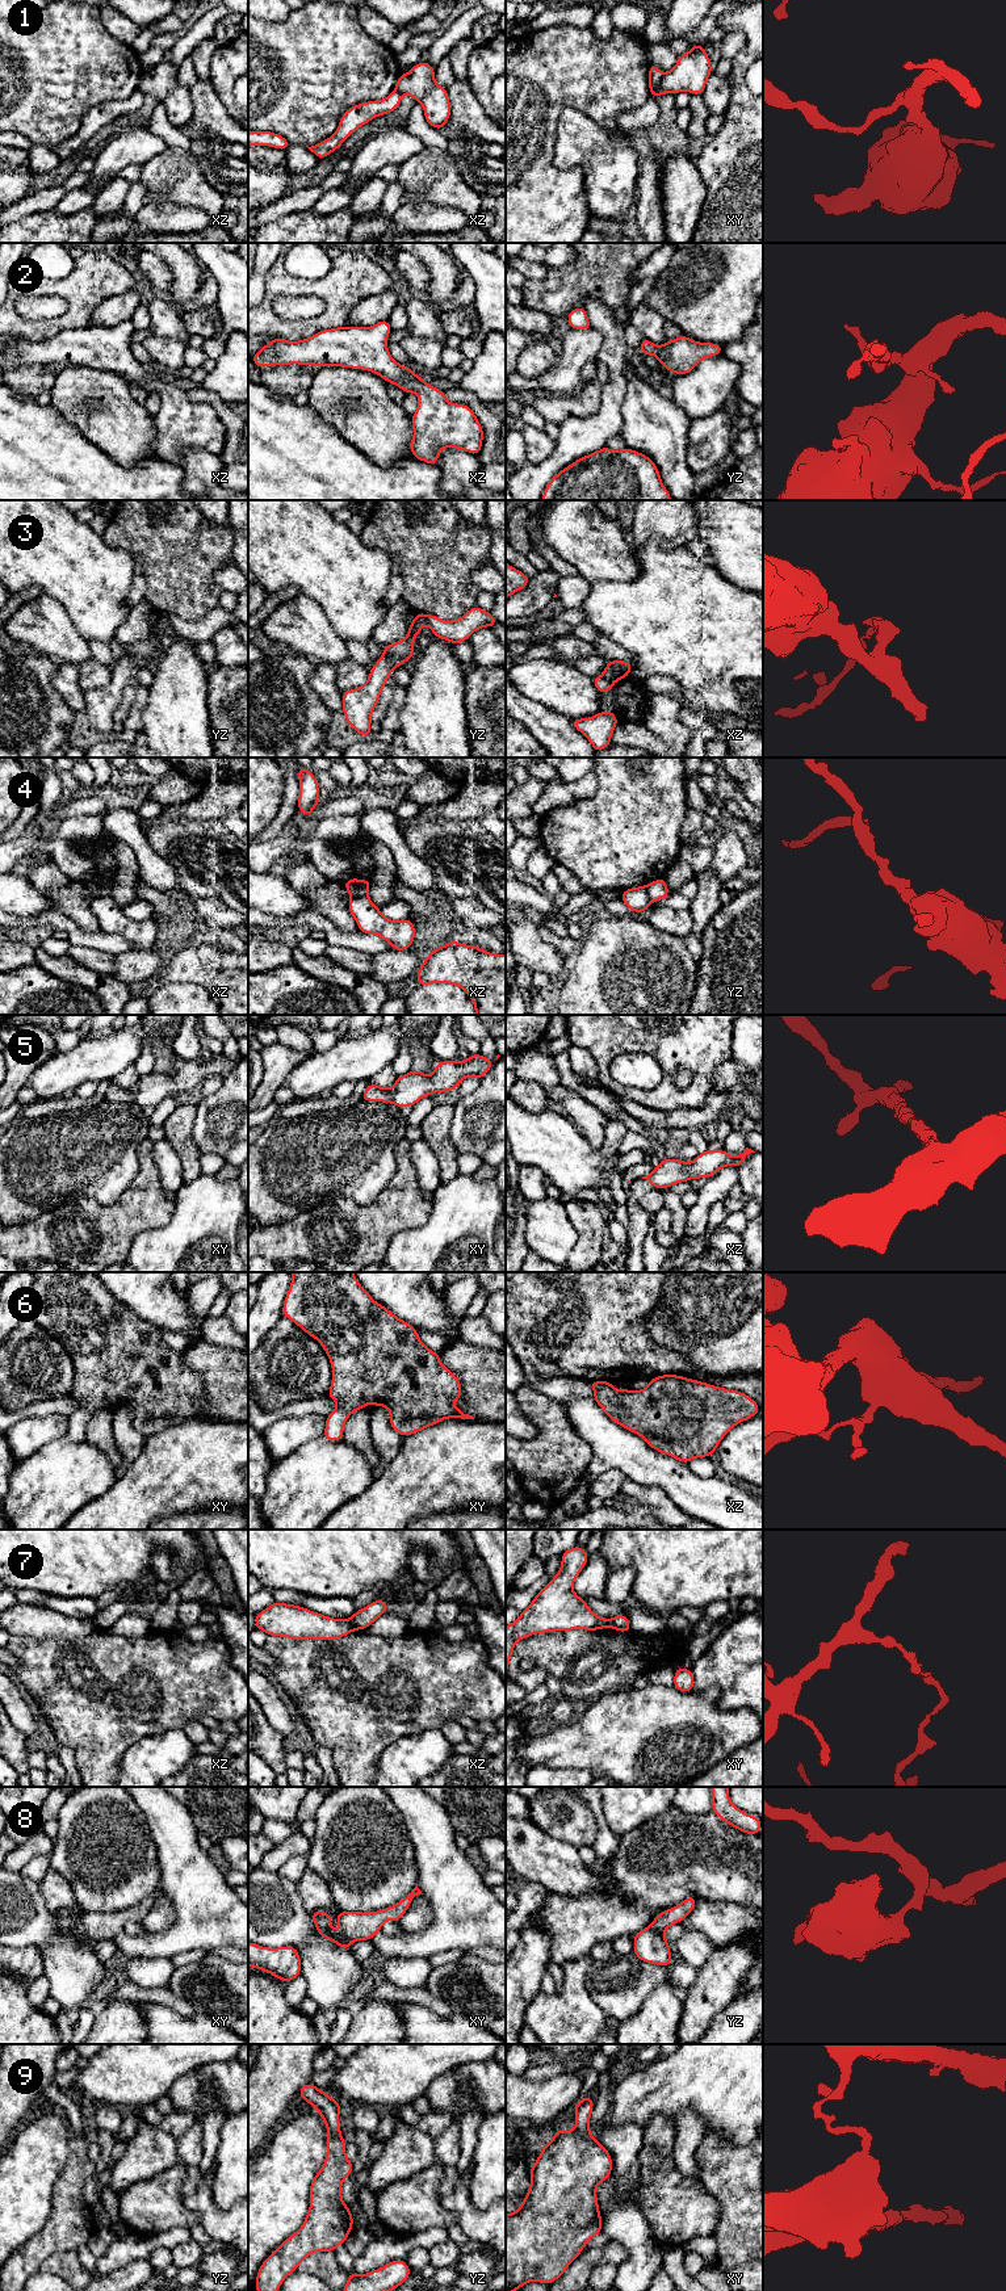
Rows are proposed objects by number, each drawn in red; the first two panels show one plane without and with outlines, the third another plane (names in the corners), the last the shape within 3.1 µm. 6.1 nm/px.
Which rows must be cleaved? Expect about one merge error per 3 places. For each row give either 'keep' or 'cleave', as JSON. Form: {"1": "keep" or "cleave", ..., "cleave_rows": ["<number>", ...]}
{"1": "cleave", "2": "keep", "3": "cleave", "4": "cleave", "5": "keep", "6": "cleave", "7": "cleave", "8": "keep", "9": "cleave", "cleave_rows": ["1", "3", "4", "6", "7", "9"]}

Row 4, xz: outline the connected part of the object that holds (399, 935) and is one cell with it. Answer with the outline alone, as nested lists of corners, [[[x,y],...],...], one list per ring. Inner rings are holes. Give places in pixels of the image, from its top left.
[[[369,897],[351,899],[348,911],[359,931],[385,939],[393,951],[408,951],[415,940],[415,926],[411,919],[394,922],[385,918]]]

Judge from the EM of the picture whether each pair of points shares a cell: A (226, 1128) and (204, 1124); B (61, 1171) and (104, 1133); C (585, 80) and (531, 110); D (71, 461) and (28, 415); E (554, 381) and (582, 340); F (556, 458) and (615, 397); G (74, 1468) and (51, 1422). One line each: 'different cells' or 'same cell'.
A: same cell
B: same cell
C: same cell
D: same cell
E: same cell
F: same cell
G: different cells

